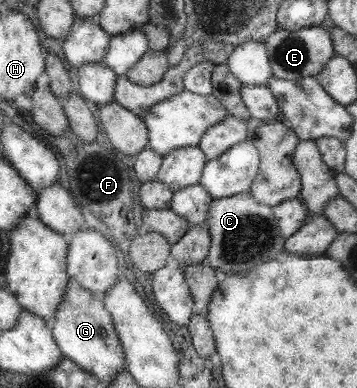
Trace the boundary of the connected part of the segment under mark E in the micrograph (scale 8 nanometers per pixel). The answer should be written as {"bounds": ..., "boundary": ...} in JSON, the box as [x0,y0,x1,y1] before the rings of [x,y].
{"bounds":[264,26,335,80],"boundary":[[[326,26],[307,27],[296,31],[278,27],[266,38],[264,44],[268,49],[272,75],[278,79],[297,80],[306,76],[315,76],[323,70],[335,53],[333,40]]]}

